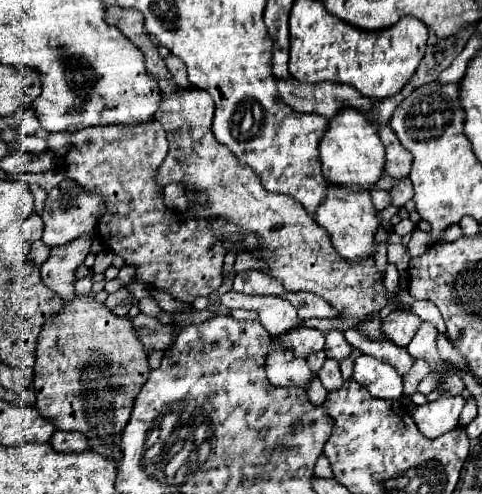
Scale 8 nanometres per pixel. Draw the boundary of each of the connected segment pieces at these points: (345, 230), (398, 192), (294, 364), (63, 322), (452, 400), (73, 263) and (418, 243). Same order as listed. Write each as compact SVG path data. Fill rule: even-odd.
M329 187L327 199L325 203L321 203L321 209L317 209L315 221L329 231L333 247L345 261L359 263L361 259L375 257L375 233L381 227L381 221L377 217L377 209L371 203L369 191L341 191L341 187Z
M399 179L399 183L391 189L393 195L393 205L401 207L405 205L409 199L413 199L413 183L409 179Z
M273 337L273 351L267 359L267 377L275 387L299 387L307 391L307 385L315 377L315 373L309 369L305 359L293 357L291 351L281 349L281 337Z
M85 297L85 299L75 299L73 303L65 303L65 309L61 311L61 315L55 315L53 319L49 319L49 323L45 323L45 331L41 331L41 339L37 343L37 361L35 361L35 381L33 381L33 387L35 387L35 393L37 393L37 411L41 417L49 419L57 429L61 431L79 431L87 437L89 441L89 447L91 451L107 457L107 459L113 459L113 461L119 461L123 457L121 453L121 433L125 429L125 425L129 423L129 415L131 415L131 407L133 407L133 401L137 399L137 393L141 391L141 387L145 385L145 381L149 379L149 365L147 365L147 353L141 345L141 341L137 339L135 335L135 329L129 321L129 317L117 317L113 315L103 303L95 303L91 297Z
M445 397L437 399L433 403L421 405L415 409L413 419L419 427L419 431L427 439L437 439L439 435L445 435L453 431L459 425L459 413L465 405L465 399L459 397Z
M89 237L75 239L65 247L55 247L51 249L51 257L41 267L43 283L63 301L75 299L75 281L77 281L75 273L89 255L89 247L91 247Z
M415 229L413 235L411 235L411 241L407 243L407 249L409 249L411 257L419 257L419 255L423 255L431 245L433 245L431 235L425 233L425 231L421 231L421 229Z

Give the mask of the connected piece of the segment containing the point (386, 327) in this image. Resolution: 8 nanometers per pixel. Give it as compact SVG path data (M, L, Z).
M393 311L383 319L383 335L399 347L407 347L409 339L417 333L421 319L411 311Z

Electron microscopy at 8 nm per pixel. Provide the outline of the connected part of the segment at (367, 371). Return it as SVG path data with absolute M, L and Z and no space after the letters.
M359 355L355 359L353 379L377 399L399 399L403 395L403 381L395 367L369 355Z

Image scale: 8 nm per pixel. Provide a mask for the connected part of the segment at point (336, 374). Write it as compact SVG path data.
M327 359L325 365L319 371L319 379L321 379L321 383L323 383L323 387L327 391L335 391L337 387L341 387L343 385L343 379L341 379L339 363L333 361L333 359Z

